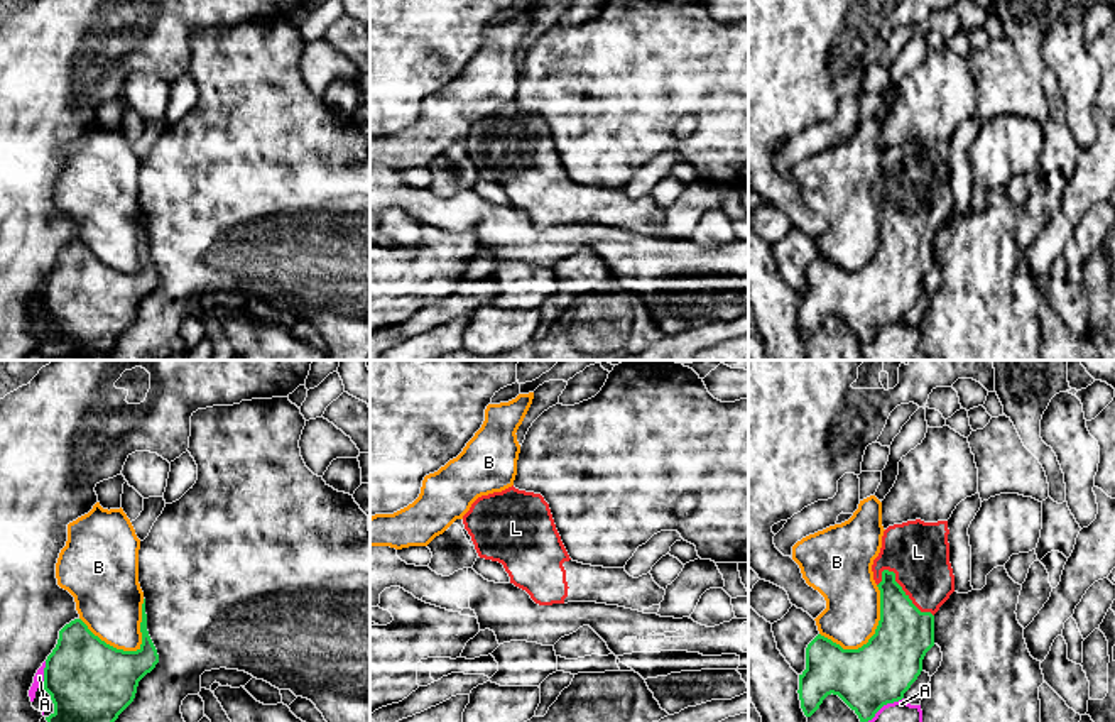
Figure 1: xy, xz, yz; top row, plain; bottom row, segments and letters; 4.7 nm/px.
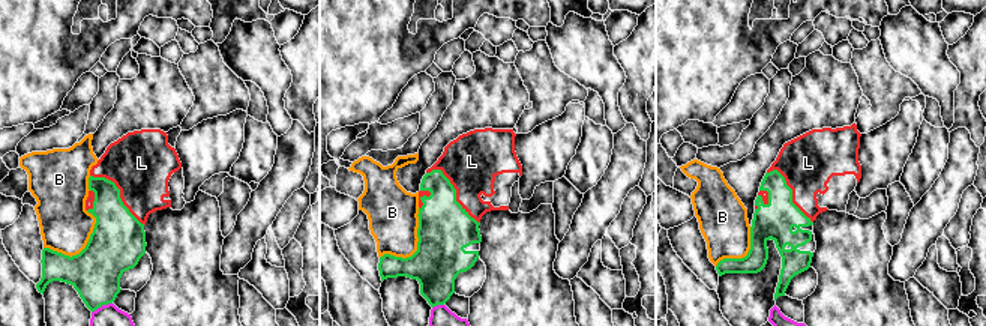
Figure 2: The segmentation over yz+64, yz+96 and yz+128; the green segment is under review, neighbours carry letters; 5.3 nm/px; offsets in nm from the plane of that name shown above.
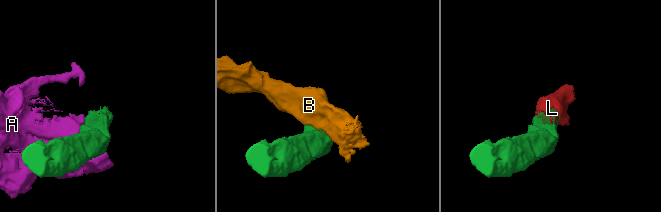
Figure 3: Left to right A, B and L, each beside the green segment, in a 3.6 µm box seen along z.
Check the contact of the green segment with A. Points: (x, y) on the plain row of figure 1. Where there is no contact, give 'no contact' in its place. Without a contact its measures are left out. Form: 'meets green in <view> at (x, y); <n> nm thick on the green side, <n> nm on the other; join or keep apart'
meets green in yz at (882, 327); 300 nm thick on the green side, 280 nm on the other; keep apart

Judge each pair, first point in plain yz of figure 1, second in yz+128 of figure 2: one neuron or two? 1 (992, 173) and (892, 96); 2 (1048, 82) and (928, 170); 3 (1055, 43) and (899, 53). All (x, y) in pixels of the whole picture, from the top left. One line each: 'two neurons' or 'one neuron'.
1: two neurons
2: one neuron
3: one neuron

